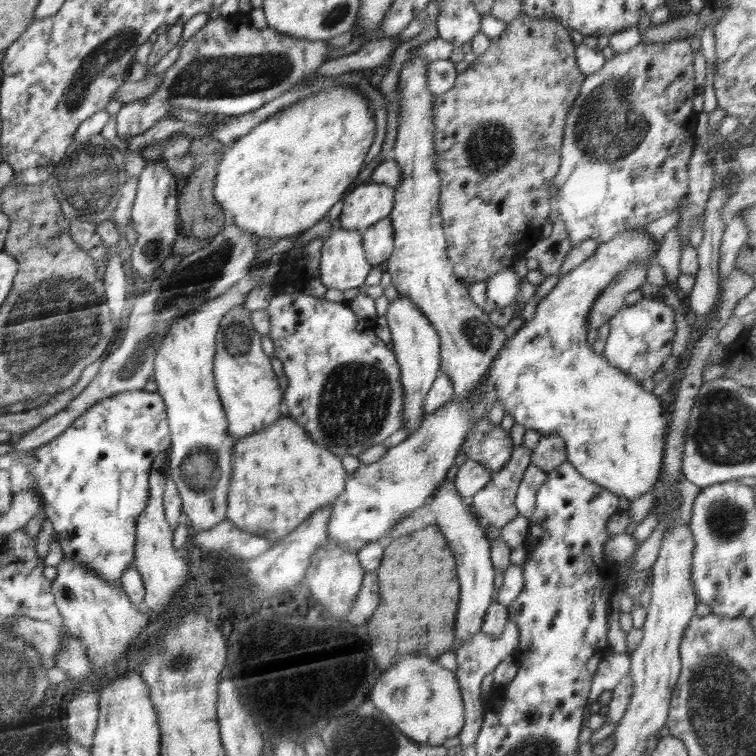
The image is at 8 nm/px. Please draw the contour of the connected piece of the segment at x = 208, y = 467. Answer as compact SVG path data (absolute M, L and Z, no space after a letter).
M243 276L221 296L180 315L170 331L166 331L160 343L162 347L158 347L155 355L152 379L157 382L157 392L164 400L171 432L170 475L179 492L182 513L188 516L196 532L212 528L226 519L232 447L236 443L227 432L228 420L214 378L216 335L224 315L245 302L258 280L259 276Z

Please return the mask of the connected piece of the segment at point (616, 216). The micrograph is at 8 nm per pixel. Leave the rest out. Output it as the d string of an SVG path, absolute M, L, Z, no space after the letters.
M674 39L660 43L642 41L626 52L615 53L612 58L604 61L604 65L598 71L585 75L582 85L580 85L580 93L574 99L574 103L572 103L572 107L570 107L566 117L560 168L554 179L552 179L552 183L550 183L552 203L559 212L558 219L562 220L567 229L571 248L585 240L594 240L598 244L606 243L622 232L636 231L662 218L662 216L674 212L674 209L679 206L678 202L687 194L687 186L690 182L687 169L688 162L698 142L696 122L698 122L699 112L694 111L694 106L692 105L692 99L697 95L696 84L694 83L694 57L695 55L688 39Z

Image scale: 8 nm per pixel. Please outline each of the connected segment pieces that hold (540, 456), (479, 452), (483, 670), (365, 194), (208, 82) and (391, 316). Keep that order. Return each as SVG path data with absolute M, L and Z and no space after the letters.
M544 435L532 449L531 464L549 473L567 460L567 448L558 435Z
M490 412L478 416L460 449L466 458L484 463L494 475L510 459L514 445L510 433L504 432L500 425L490 424L488 415Z
M515 627L508 628L500 638L493 638L484 634L481 630L474 633L470 639L462 641L460 647L456 648L456 673L457 681L459 682L460 692L462 693L463 702L465 705L465 724L463 730L458 734L458 743L462 748L466 748L475 743L478 737L482 722L483 722L483 706L480 700L480 684L484 680L487 673L492 673L496 666L502 662L507 656L512 654L519 643L520 634Z
M366 183L346 197L338 218L342 230L359 230L373 226L388 217L394 204L395 188L386 184Z
M238 12L226 19L219 17L216 20L210 20L184 42L176 62L162 74L162 84L150 96L122 106L116 117L118 138L124 138L126 141L146 132L162 119L173 118L170 114L172 107L228 116L252 112L274 98L282 96L286 91L296 86L296 83L304 82L308 74L316 71L316 68L328 61L328 54L332 47L327 41L299 39L286 33L280 33L272 27L252 28L250 25L240 22L241 17L242 13Z
M400 294L396 300L388 304L385 314L392 336L393 354L400 370L400 382L404 388L404 403L402 403L402 422L404 430L412 434L418 430L423 417L426 415L424 408L424 396L428 394L435 378L440 373L440 341L436 329L432 323L410 303L409 299Z

